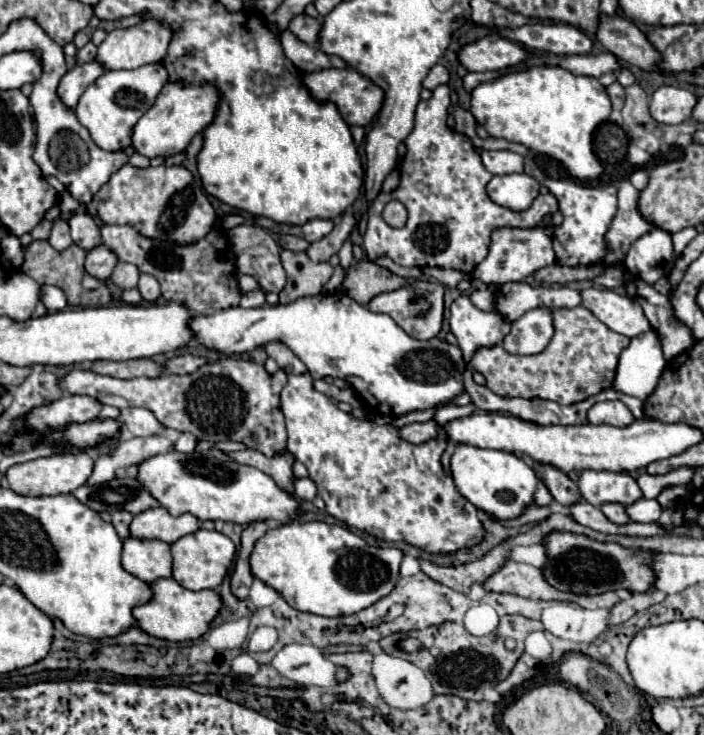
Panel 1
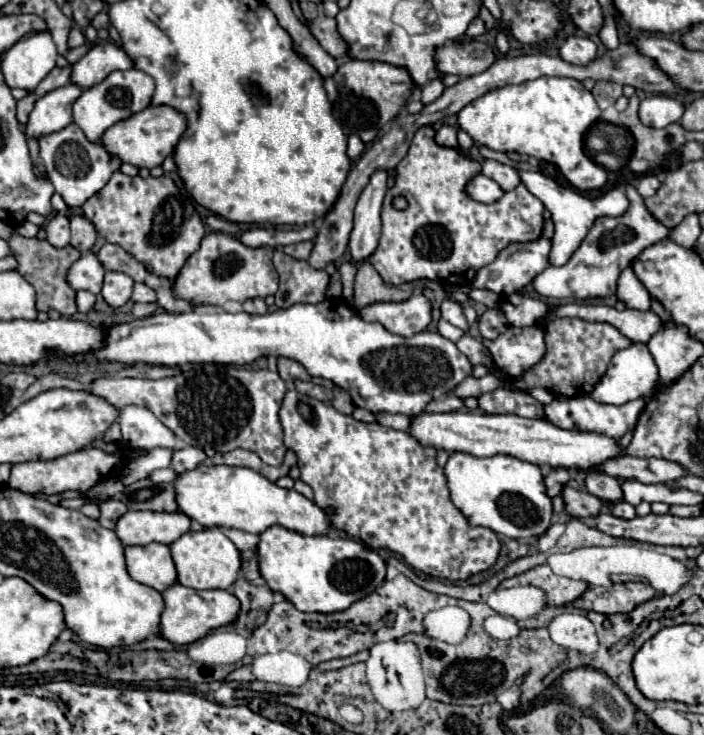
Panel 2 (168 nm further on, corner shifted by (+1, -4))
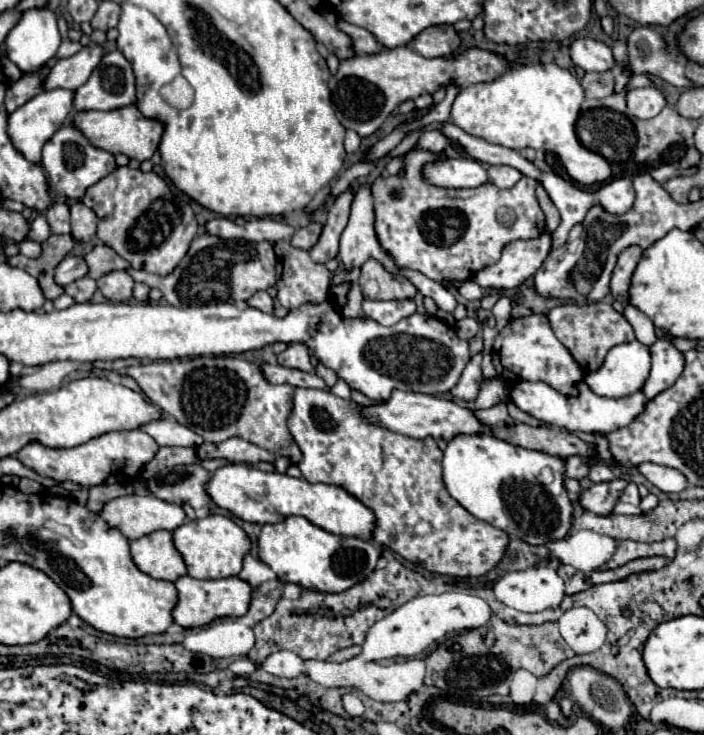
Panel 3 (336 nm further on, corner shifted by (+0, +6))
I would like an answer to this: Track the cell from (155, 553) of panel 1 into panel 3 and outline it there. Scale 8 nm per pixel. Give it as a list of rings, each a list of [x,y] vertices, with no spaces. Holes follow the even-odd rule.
[[[155,531],[129,543],[135,565],[153,579],[177,581],[187,573],[181,553],[173,545],[169,531]]]

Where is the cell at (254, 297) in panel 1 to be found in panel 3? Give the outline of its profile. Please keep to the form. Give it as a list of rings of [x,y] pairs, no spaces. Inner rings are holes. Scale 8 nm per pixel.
[[[259,291],[259,293],[255,293],[247,303],[249,303],[249,307],[261,309],[263,313],[273,313],[273,299],[269,297],[267,291]]]

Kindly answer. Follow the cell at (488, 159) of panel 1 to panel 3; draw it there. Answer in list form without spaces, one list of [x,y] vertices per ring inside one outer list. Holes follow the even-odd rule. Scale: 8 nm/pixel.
[[[491,165],[489,167],[489,181],[493,185],[497,185],[499,189],[513,187],[521,177],[523,177],[521,171],[513,169],[513,167],[507,167],[507,165]]]

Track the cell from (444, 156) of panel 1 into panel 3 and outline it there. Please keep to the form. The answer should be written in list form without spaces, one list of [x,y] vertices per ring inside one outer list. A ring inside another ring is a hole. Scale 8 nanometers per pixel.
[[[409,151],[405,157],[405,167],[401,175],[383,179],[377,177],[371,193],[375,203],[375,231],[383,249],[387,249],[397,265],[417,269],[433,281],[469,281],[477,271],[499,261],[501,251],[507,243],[517,239],[535,239],[545,231],[545,215],[535,197],[537,181],[531,177],[521,177],[511,189],[497,189],[493,183],[485,183],[477,189],[441,189],[429,185],[421,177],[421,169],[429,161],[445,159],[443,153],[429,151]]]

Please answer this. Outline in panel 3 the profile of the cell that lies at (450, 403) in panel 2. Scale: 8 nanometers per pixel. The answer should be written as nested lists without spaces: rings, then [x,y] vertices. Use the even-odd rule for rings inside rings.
[[[481,353],[471,357],[471,361],[467,363],[459,383],[451,389],[451,395],[455,399],[463,399],[463,401],[475,401],[481,383],[485,381],[483,371],[481,371]]]

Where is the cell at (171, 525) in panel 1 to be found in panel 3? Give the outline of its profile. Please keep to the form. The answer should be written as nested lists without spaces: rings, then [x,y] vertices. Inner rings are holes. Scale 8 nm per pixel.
[[[125,495],[111,499],[99,515],[127,539],[139,539],[159,529],[173,531],[185,521],[181,505],[161,501],[153,495]]]

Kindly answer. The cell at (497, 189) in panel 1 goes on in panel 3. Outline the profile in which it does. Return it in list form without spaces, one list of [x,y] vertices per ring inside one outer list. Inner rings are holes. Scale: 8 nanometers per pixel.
[[[441,159],[425,165],[423,177],[435,187],[479,187],[489,181],[487,169],[475,159]]]

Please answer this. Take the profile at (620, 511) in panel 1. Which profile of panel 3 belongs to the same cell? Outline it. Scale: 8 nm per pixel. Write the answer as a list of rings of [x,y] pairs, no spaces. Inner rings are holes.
[[[629,483],[629,485],[627,485],[627,489],[625,489],[623,495],[621,495],[621,501],[631,503],[631,505],[639,505],[641,497],[639,497],[639,491],[637,491],[637,485],[635,485],[635,483]]]

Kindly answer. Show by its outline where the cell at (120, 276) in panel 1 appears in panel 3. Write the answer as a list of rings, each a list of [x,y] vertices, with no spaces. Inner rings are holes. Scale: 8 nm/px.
[[[111,271],[103,275],[97,285],[109,301],[129,301],[133,293],[133,279],[125,271]]]

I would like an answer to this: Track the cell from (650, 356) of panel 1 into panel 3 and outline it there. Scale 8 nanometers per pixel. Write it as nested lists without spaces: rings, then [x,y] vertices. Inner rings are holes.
[[[639,341],[623,343],[609,349],[605,363],[585,375],[585,383],[599,397],[619,399],[643,389],[651,371],[649,347]]]

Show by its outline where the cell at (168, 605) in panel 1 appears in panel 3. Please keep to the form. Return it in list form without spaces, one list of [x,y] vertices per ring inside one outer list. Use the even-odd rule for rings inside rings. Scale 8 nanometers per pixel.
[[[183,575],[175,581],[175,587],[179,591],[179,601],[173,609],[173,619],[175,619],[177,625],[187,627],[187,629],[209,625],[211,621],[221,619],[221,617],[241,617],[241,615],[245,615],[247,609],[249,609],[251,593],[253,593],[253,587],[239,577],[199,581],[199,579],[193,579],[189,575]]]

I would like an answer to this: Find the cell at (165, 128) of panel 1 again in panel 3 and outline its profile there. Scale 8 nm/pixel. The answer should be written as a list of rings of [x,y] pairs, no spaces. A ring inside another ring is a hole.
[[[127,105],[121,109],[113,109],[113,111],[77,111],[71,125],[75,129],[79,129],[93,147],[105,149],[113,155],[123,153],[129,159],[135,161],[145,161],[151,159],[151,155],[157,151],[159,141],[161,141],[161,133],[163,133],[163,125],[159,121],[153,119],[145,119],[139,109],[135,105]]]

